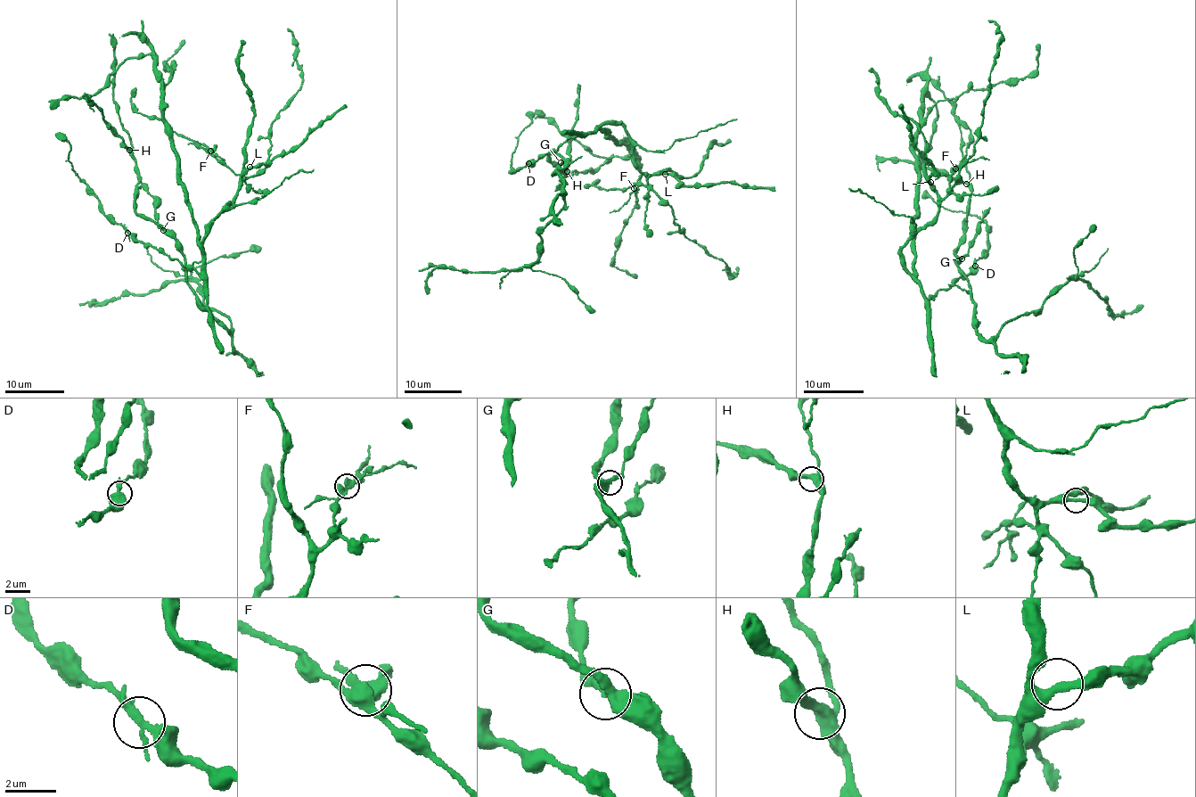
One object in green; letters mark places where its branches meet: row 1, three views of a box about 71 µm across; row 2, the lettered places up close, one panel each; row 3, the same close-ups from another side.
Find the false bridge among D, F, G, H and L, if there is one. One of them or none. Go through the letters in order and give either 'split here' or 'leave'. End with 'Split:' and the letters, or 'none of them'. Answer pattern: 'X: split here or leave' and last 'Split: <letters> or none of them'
D: leave
F: leave
G: leave
H: leave
L: leave
Split: none of them

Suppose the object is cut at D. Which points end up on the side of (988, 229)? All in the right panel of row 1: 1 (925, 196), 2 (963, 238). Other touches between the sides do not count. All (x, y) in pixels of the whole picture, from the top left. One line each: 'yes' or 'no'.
1: yes
2: no

